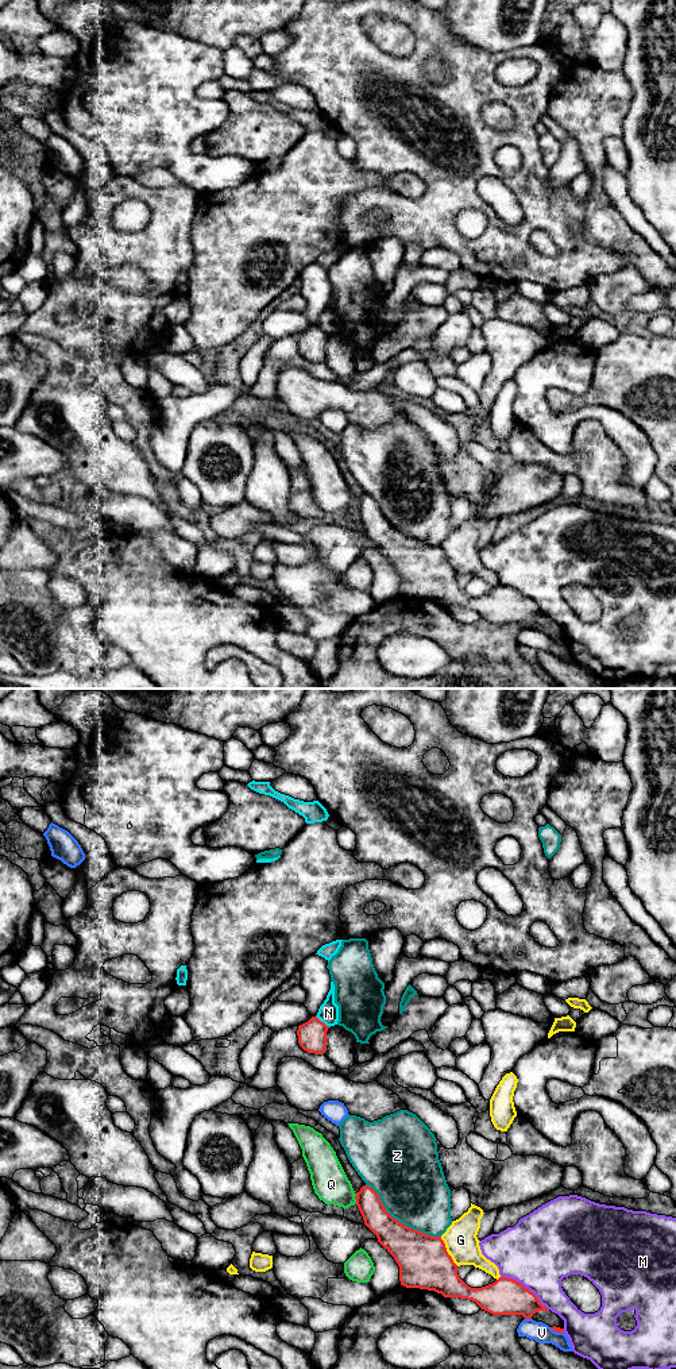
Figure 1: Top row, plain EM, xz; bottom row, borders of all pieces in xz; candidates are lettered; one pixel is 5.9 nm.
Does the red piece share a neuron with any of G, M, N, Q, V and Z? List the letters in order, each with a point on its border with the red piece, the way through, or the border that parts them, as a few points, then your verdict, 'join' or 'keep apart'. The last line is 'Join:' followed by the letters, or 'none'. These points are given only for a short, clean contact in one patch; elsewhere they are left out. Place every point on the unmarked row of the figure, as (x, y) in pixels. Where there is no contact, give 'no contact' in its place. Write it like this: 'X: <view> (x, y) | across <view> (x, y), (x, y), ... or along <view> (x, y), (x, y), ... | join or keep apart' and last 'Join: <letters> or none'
G: xz (447, 560) | keep apart
M: xz (524, 596) | keep apart
N: xz (323, 331) | along xz (316, 324), (329, 335) | keep apart
Q: xz (355, 506) | keep apart
V: xz (528, 627) | keep apart
Z: xz (398, 529) | keep apart
Join: none

